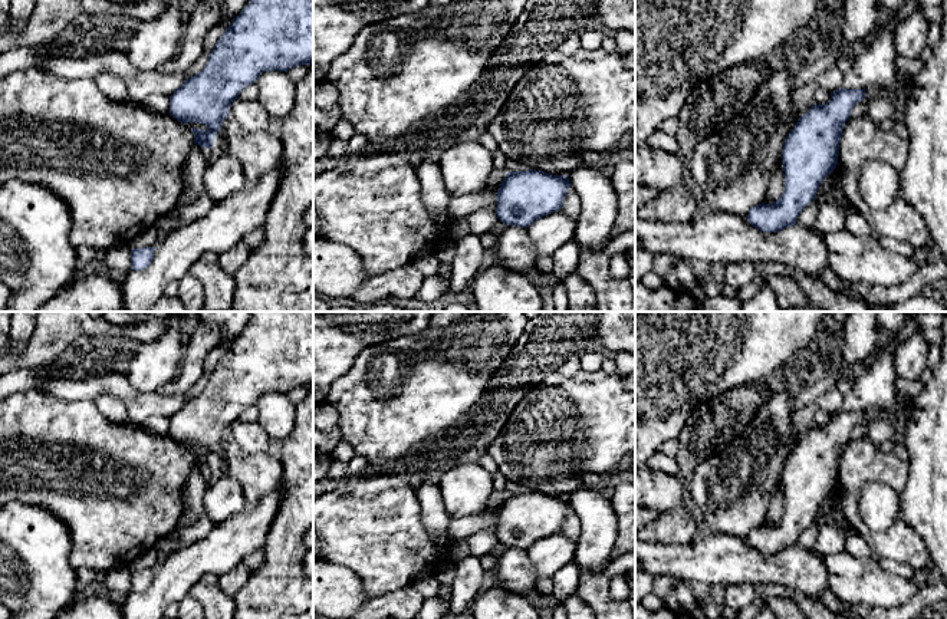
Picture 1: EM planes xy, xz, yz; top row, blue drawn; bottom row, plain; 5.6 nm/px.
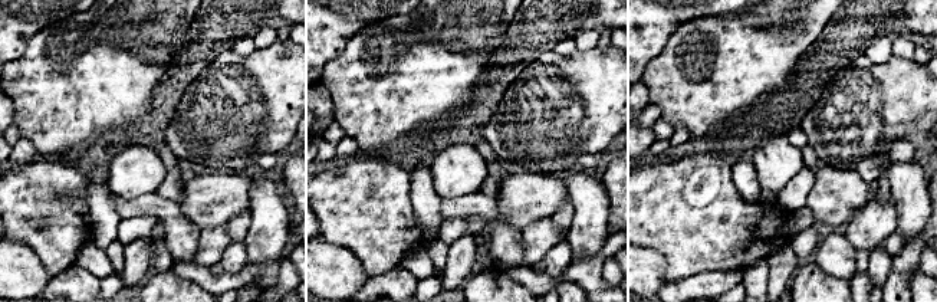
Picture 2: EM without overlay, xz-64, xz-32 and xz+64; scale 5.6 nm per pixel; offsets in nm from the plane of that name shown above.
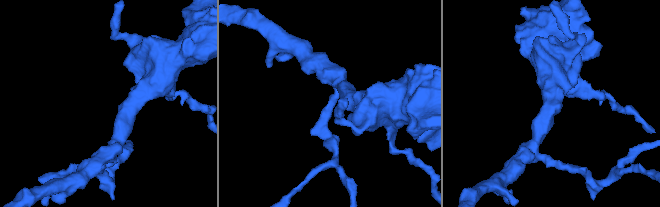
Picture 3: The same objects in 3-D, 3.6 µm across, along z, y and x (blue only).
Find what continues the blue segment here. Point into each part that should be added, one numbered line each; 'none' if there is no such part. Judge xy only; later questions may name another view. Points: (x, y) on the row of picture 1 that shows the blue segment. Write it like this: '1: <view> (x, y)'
none

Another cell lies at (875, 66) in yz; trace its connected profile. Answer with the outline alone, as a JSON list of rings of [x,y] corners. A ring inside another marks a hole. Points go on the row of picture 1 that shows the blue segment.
[[[904,0],[897,10],[882,19],[879,29],[861,47],[852,68],[845,73],[844,89],[877,88],[897,103],[902,96],[908,99],[910,88],[897,80],[895,29],[920,9],[915,0]]]

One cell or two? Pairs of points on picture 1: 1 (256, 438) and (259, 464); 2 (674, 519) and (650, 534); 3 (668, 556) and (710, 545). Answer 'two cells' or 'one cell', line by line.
1: two cells
2: one cell
3: one cell

